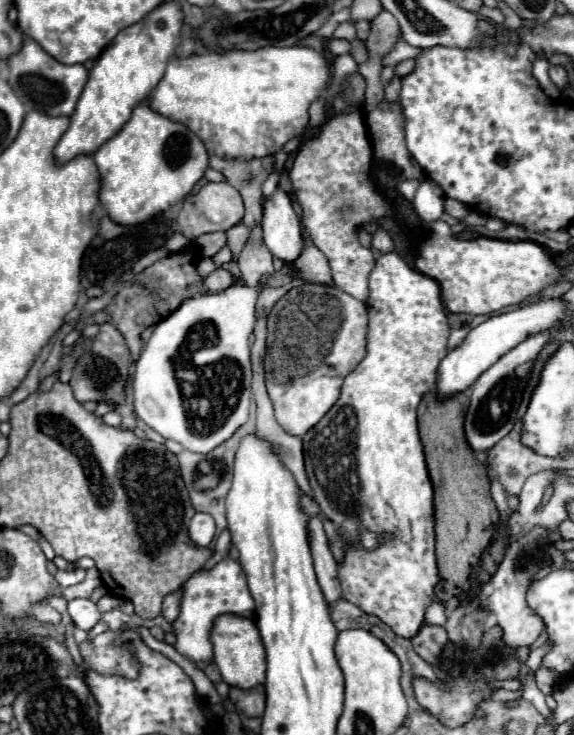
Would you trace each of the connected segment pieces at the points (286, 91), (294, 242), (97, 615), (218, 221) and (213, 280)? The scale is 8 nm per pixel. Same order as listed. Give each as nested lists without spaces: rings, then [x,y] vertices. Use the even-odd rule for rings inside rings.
[[[266,46],[262,50],[232,50],[226,54],[200,54],[190,58],[172,58],[164,78],[150,94],[150,108],[166,118],[186,124],[196,132],[210,154],[222,158],[260,158],[280,150],[288,140],[300,136],[308,124],[308,108],[328,86],[326,52],[308,46]]]
[[[280,186],[270,198],[264,200],[262,230],[264,244],[272,252],[272,256],[288,264],[298,258],[302,250],[300,220],[292,208],[292,200]]]
[[[88,598],[70,600],[68,602],[68,612],[70,612],[74,624],[78,628],[86,630],[86,632],[92,630],[100,622],[100,618],[102,618],[102,612],[98,610],[98,606],[92,600],[88,600]]]
[[[208,182],[196,194],[188,196],[182,202],[182,208],[178,214],[178,226],[188,240],[194,240],[206,232],[228,230],[236,226],[242,220],[242,216],[244,216],[244,204],[238,190],[232,188],[228,182]]]
[[[216,268],[208,278],[204,278],[204,286],[208,292],[220,292],[220,290],[226,290],[230,284],[238,284],[238,282],[242,282],[242,280],[234,280],[222,268]]]

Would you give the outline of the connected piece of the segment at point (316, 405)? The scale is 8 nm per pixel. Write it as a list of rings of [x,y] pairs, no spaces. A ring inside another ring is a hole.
[[[302,284],[276,302],[268,316],[266,388],[278,424],[292,436],[304,436],[334,406],[344,376],[366,356],[366,304],[336,286]]]

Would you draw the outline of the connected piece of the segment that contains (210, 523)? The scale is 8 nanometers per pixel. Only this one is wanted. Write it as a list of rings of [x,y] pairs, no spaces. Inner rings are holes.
[[[196,512],[192,522],[190,522],[190,538],[196,546],[210,546],[210,542],[214,540],[216,536],[216,524],[214,524],[214,518],[210,514],[204,514],[204,512]]]

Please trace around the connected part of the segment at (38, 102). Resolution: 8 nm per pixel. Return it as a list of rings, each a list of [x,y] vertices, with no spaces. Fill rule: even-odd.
[[[24,36],[22,48],[6,58],[8,66],[8,84],[16,92],[16,96],[22,100],[22,104],[28,110],[40,110],[48,116],[72,116],[76,102],[84,90],[84,84],[88,80],[88,70],[82,64],[62,64],[54,60],[42,46],[32,40],[30,36]]]

